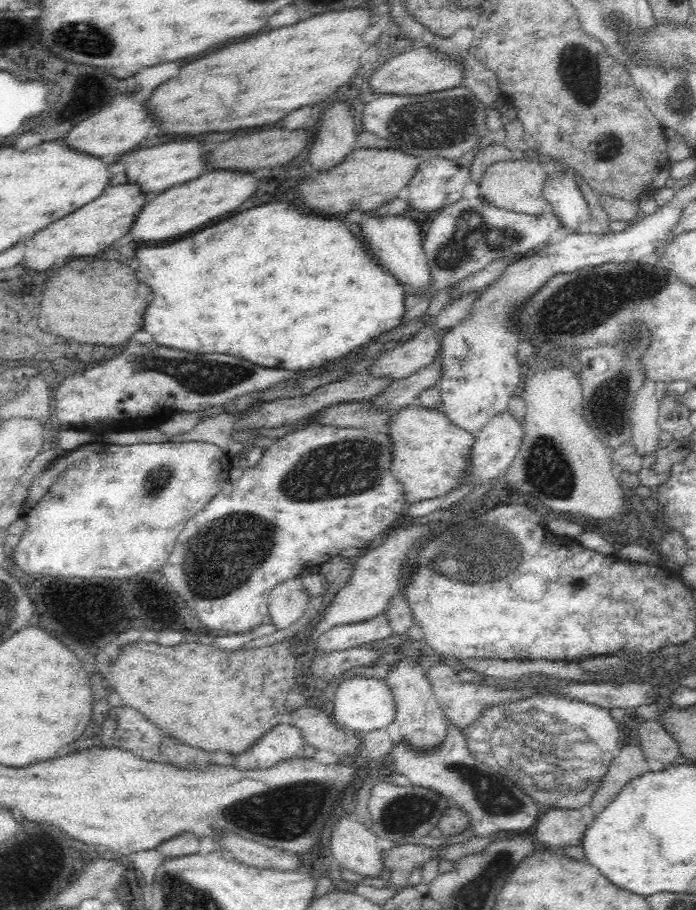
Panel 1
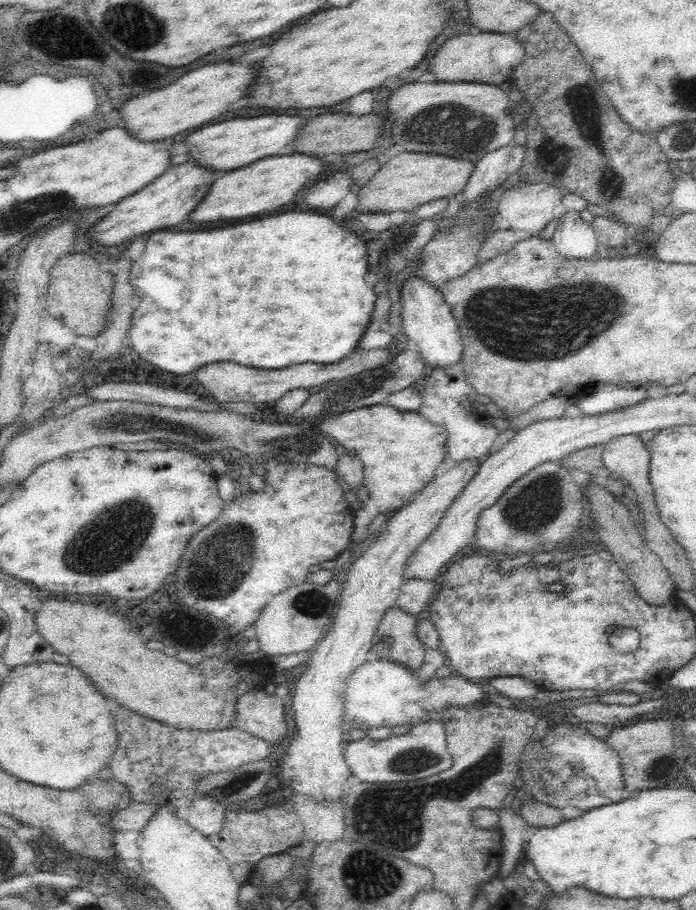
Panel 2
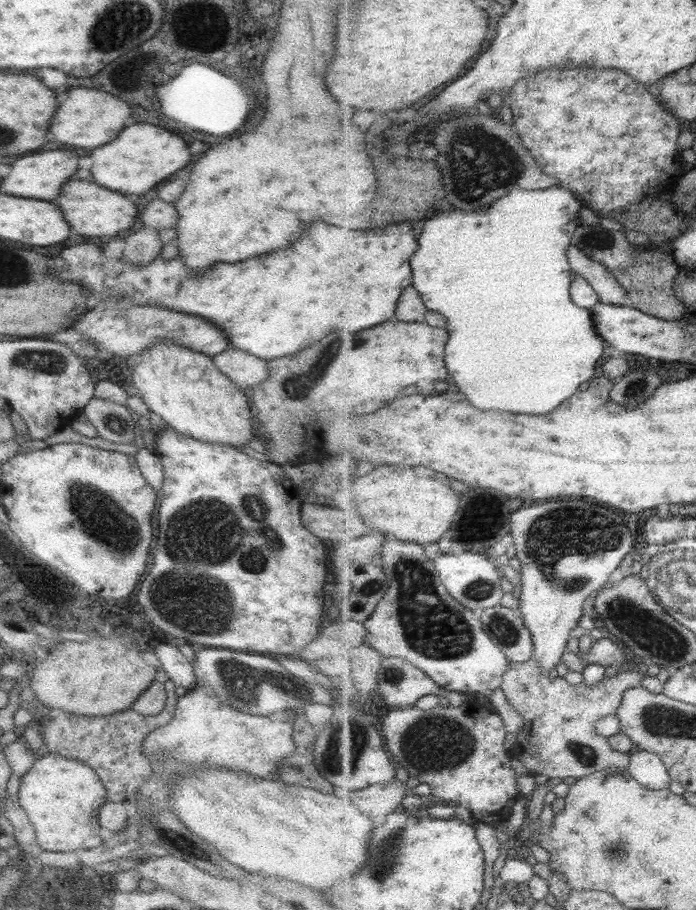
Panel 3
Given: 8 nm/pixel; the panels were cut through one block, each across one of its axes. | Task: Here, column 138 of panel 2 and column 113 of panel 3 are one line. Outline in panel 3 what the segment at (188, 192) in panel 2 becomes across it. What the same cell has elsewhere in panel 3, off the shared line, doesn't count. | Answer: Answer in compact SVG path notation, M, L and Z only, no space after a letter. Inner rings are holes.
M75 176L61 187L54 202L69 223L71 231L81 236L101 238L101 242L124 235L137 218L133 197L106 189L93 181L79 180Z

